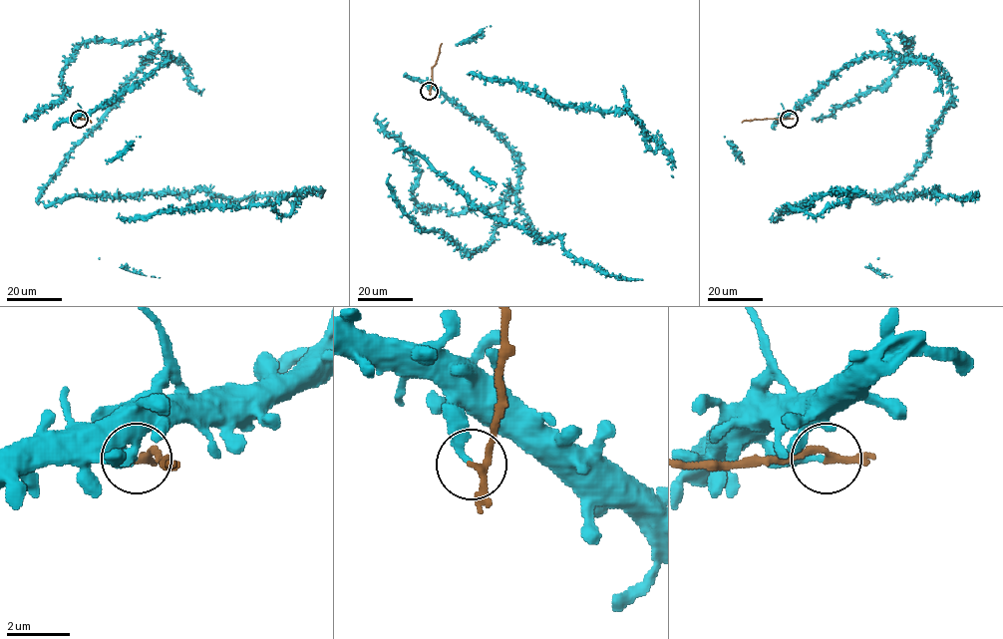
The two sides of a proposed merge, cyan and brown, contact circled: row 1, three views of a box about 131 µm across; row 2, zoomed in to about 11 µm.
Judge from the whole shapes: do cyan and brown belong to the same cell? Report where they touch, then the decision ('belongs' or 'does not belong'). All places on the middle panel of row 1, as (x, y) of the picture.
(429, 91) | does not belong

